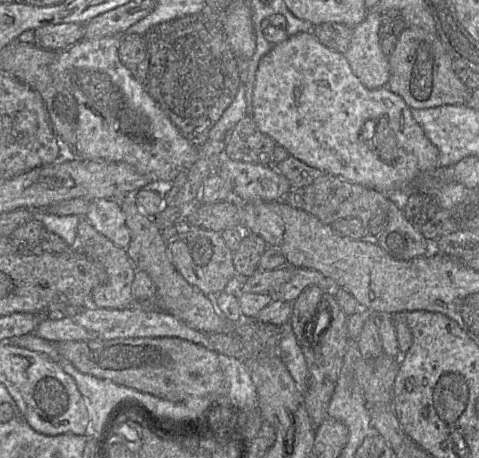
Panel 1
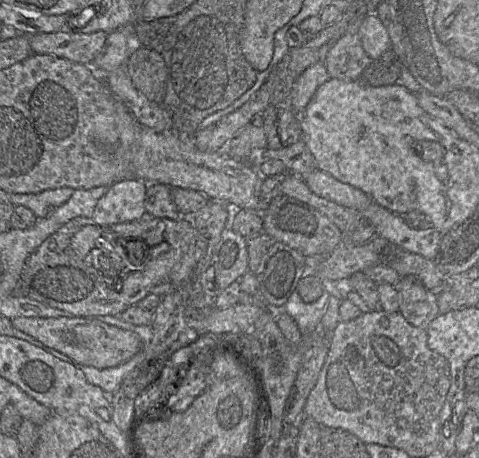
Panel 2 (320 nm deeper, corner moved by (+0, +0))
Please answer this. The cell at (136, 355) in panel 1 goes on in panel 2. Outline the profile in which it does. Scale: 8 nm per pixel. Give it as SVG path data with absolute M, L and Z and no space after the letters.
M17 317L12 319L12 324L45 346L67 355L82 365L98 369L118 366L142 350L142 340L136 333L98 320L88 320L83 317Z

